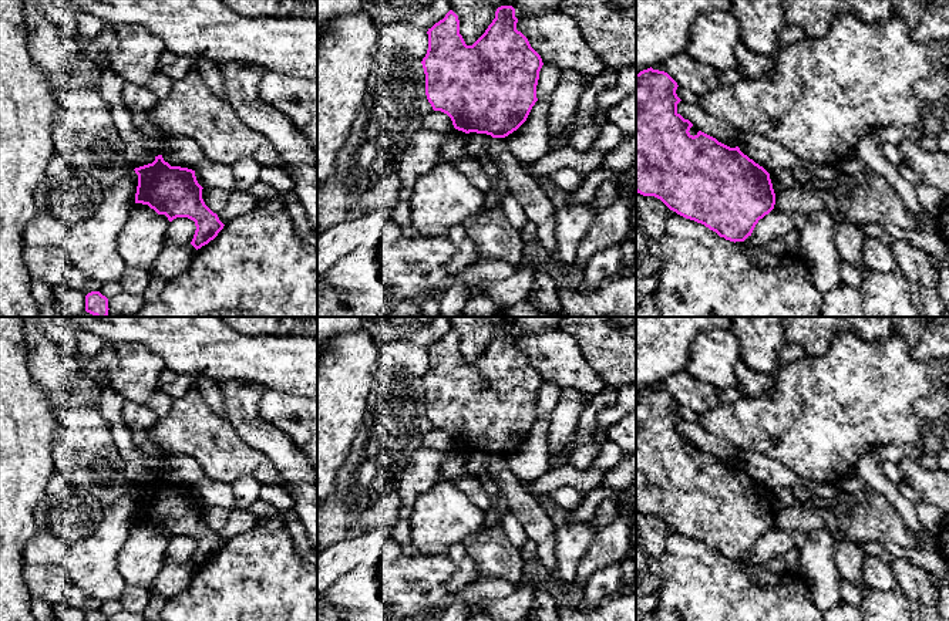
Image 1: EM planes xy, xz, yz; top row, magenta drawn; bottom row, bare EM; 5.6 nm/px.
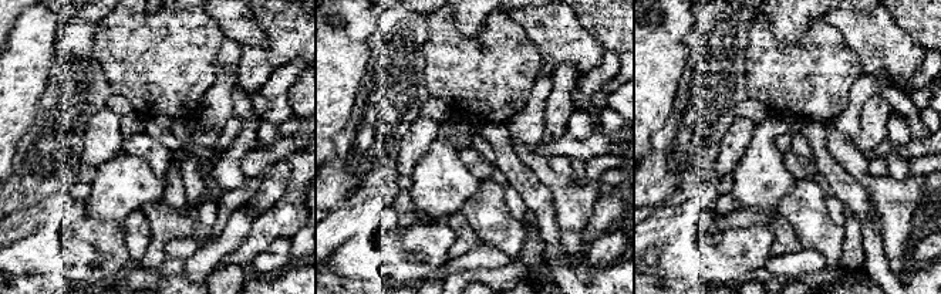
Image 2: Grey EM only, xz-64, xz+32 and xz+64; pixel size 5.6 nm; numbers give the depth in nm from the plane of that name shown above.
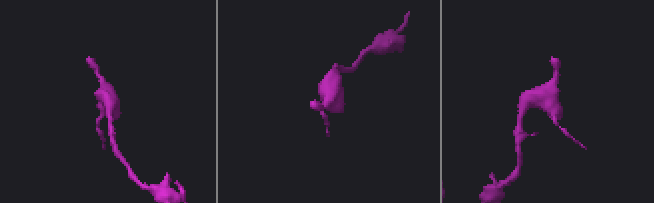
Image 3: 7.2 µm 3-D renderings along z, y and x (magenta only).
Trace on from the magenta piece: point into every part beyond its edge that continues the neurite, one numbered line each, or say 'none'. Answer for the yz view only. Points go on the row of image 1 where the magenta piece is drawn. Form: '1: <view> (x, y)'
none

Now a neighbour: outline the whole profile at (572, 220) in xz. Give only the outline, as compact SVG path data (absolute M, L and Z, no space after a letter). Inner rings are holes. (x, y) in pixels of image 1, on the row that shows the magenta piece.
M546 175L534 176L544 193L555 205L556 219L556 249L542 261L541 271L549 270L551 263L556 261L562 266L573 266L578 252L578 243L588 233L596 213L593 212L593 202L571 205L568 202L569 193L553 186Z

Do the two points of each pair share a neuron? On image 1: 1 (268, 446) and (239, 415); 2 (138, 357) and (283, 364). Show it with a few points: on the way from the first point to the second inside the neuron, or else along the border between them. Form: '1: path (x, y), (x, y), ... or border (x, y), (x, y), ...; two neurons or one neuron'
1: path (263, 439), (246, 422); one neuron
2: border (131, 343), (145, 346), (154, 351), (165, 367); two neurons

